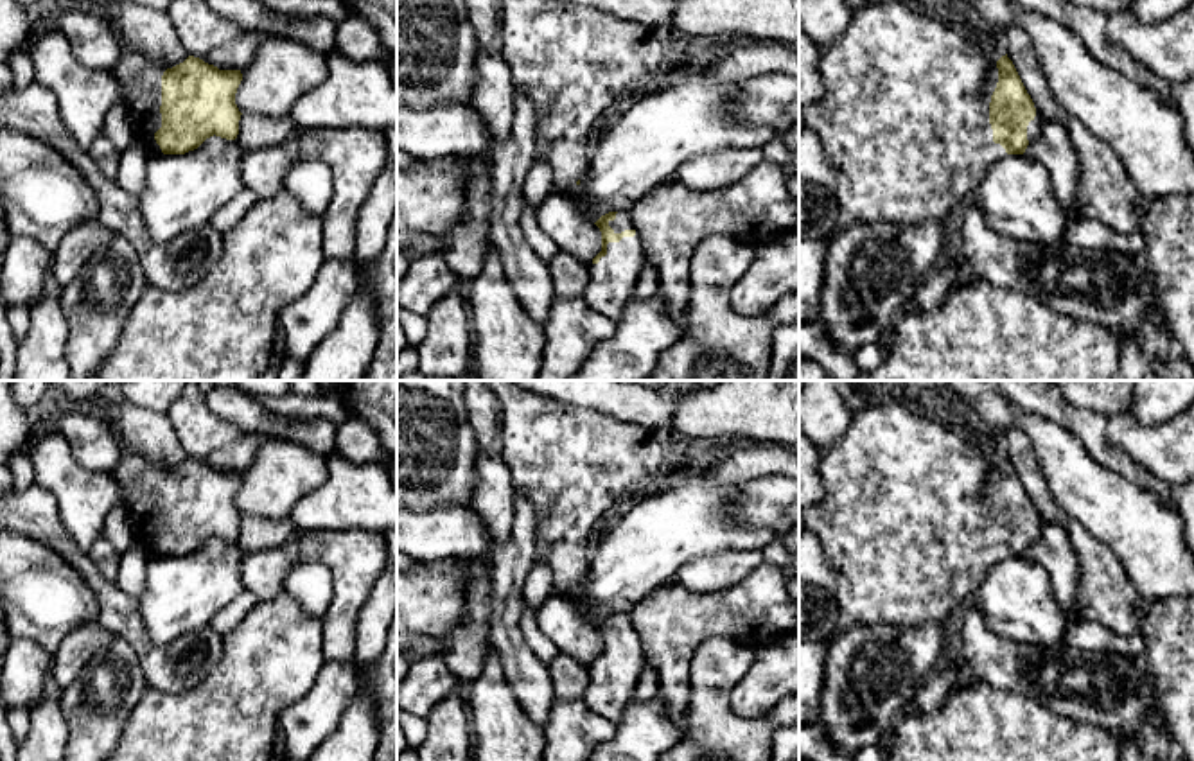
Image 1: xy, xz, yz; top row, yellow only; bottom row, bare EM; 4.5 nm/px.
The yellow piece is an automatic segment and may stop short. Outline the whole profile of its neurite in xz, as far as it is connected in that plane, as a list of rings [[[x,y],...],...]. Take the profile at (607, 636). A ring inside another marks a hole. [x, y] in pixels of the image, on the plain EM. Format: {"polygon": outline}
{"polygon": [[[609,614],[594,625],[601,634],[601,653],[589,666],[587,707],[619,723],[646,666],[645,652],[628,614]]]}

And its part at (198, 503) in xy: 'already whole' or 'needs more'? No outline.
needs more

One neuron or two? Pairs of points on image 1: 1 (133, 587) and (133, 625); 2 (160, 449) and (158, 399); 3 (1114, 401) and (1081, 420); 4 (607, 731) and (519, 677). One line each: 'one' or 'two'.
1: two
2: two
3: two
4: two

